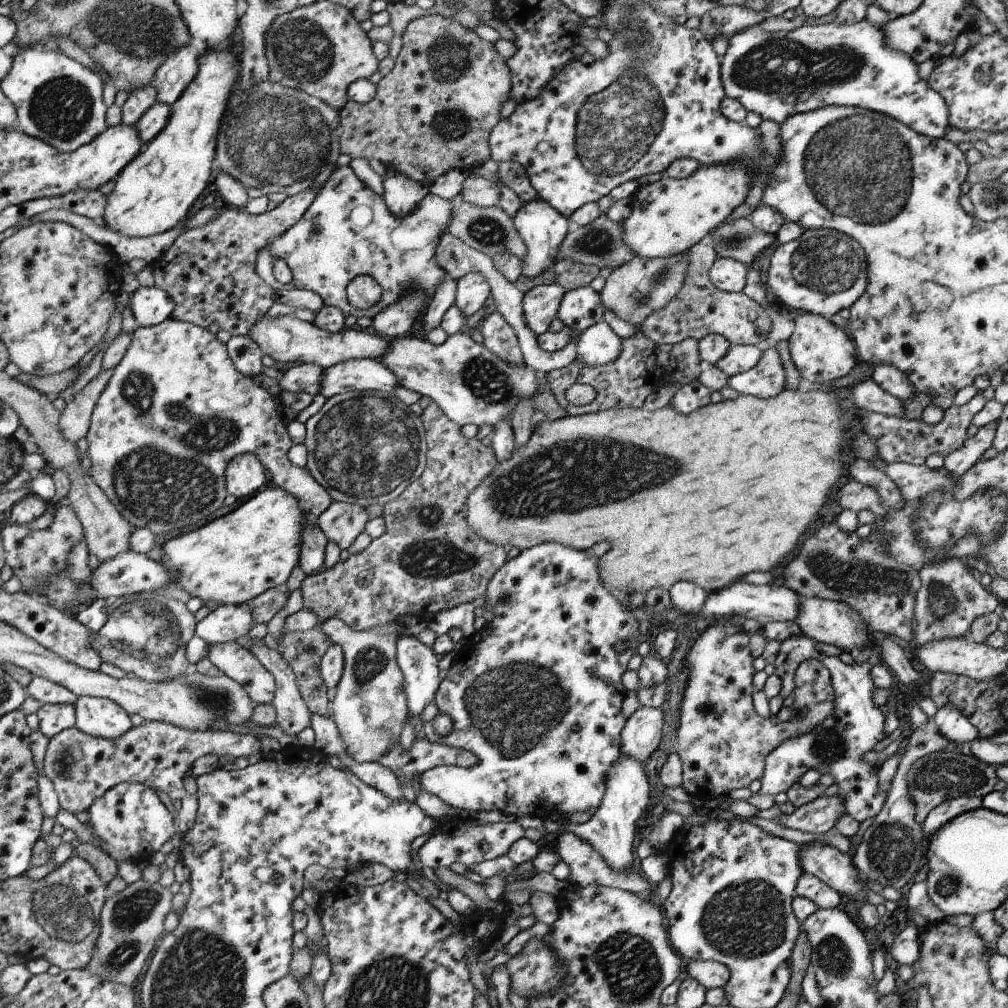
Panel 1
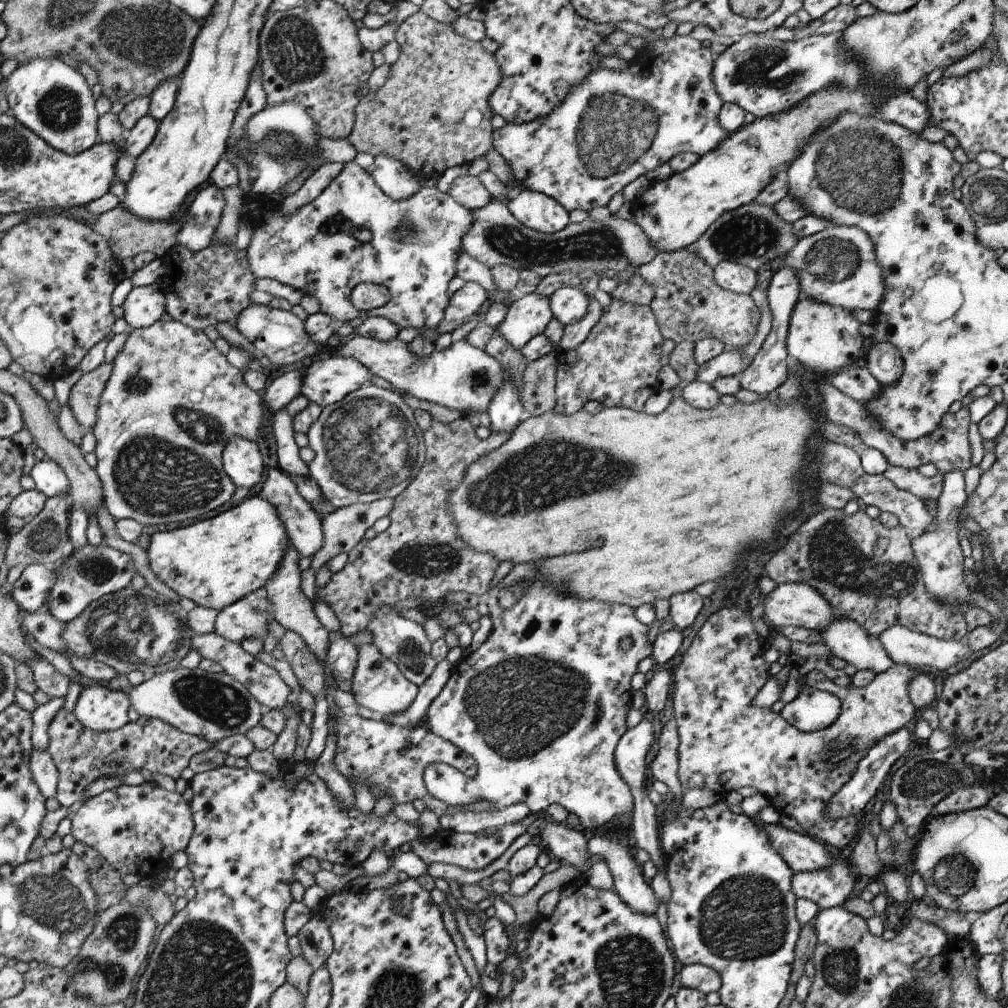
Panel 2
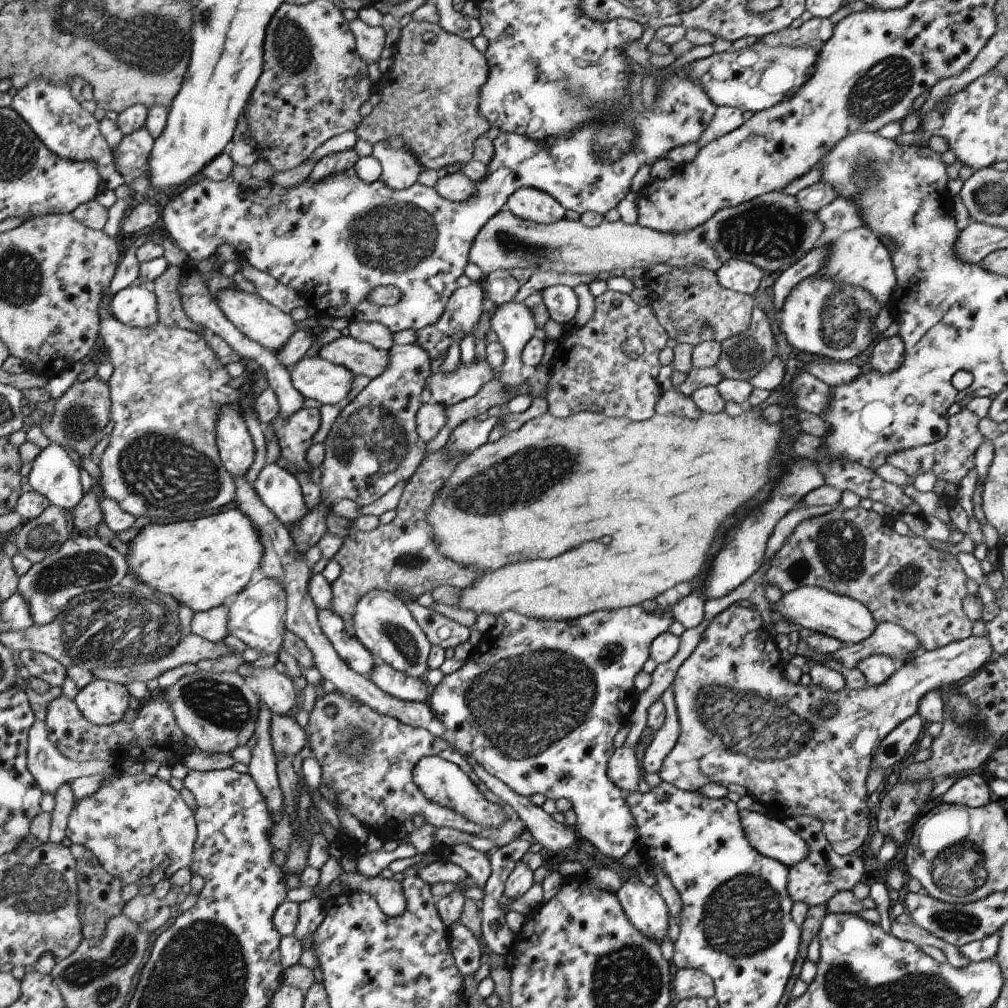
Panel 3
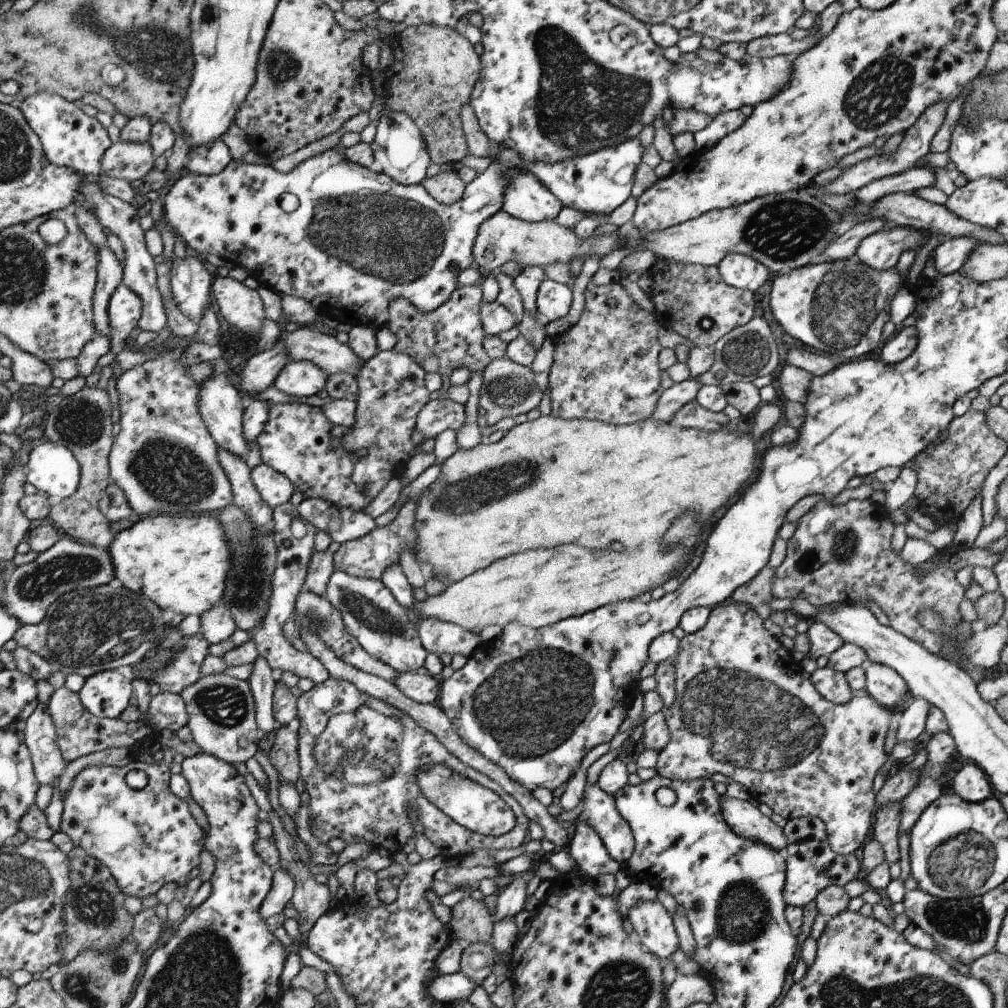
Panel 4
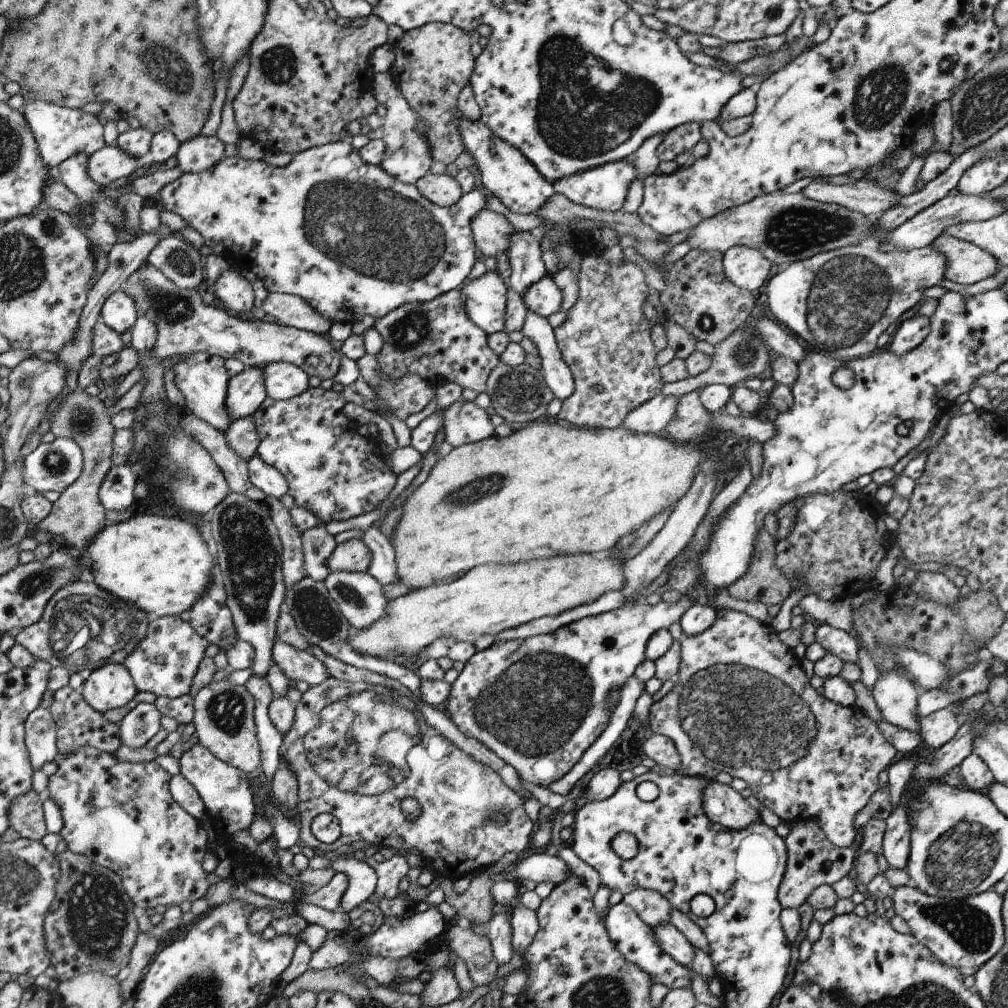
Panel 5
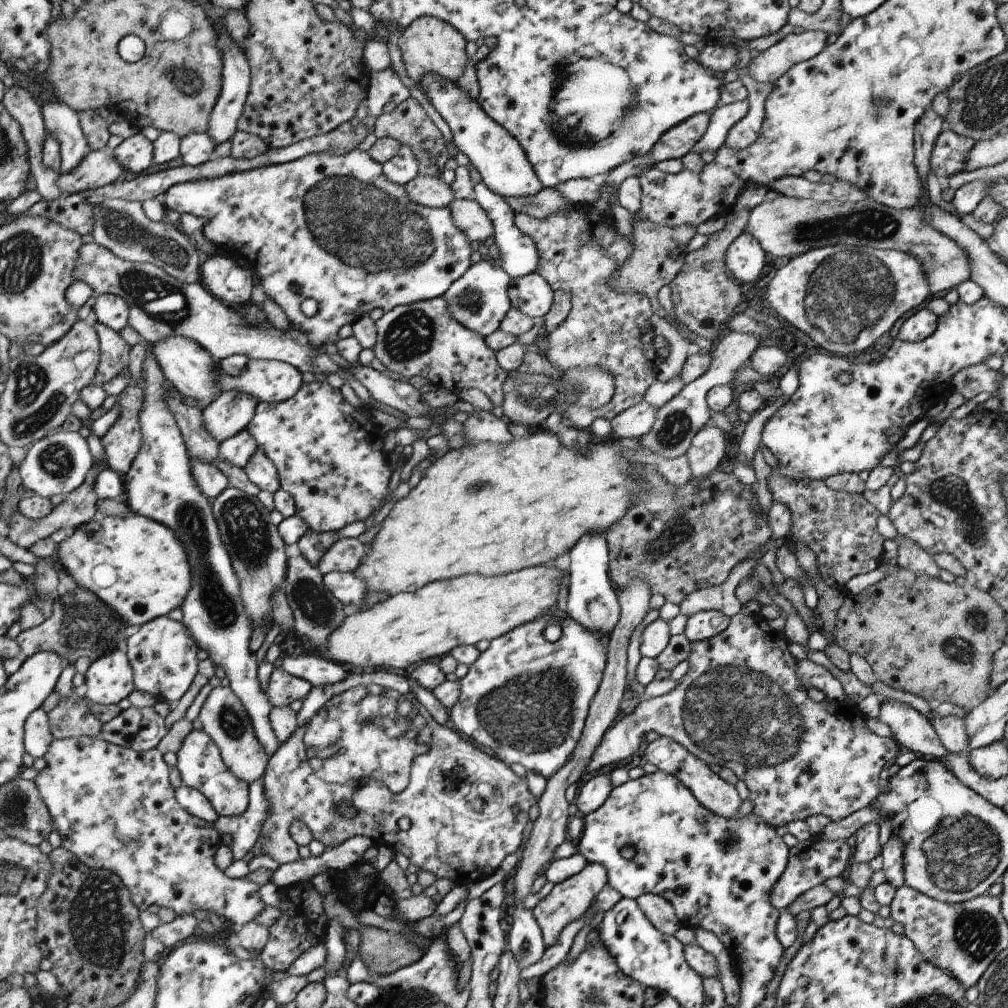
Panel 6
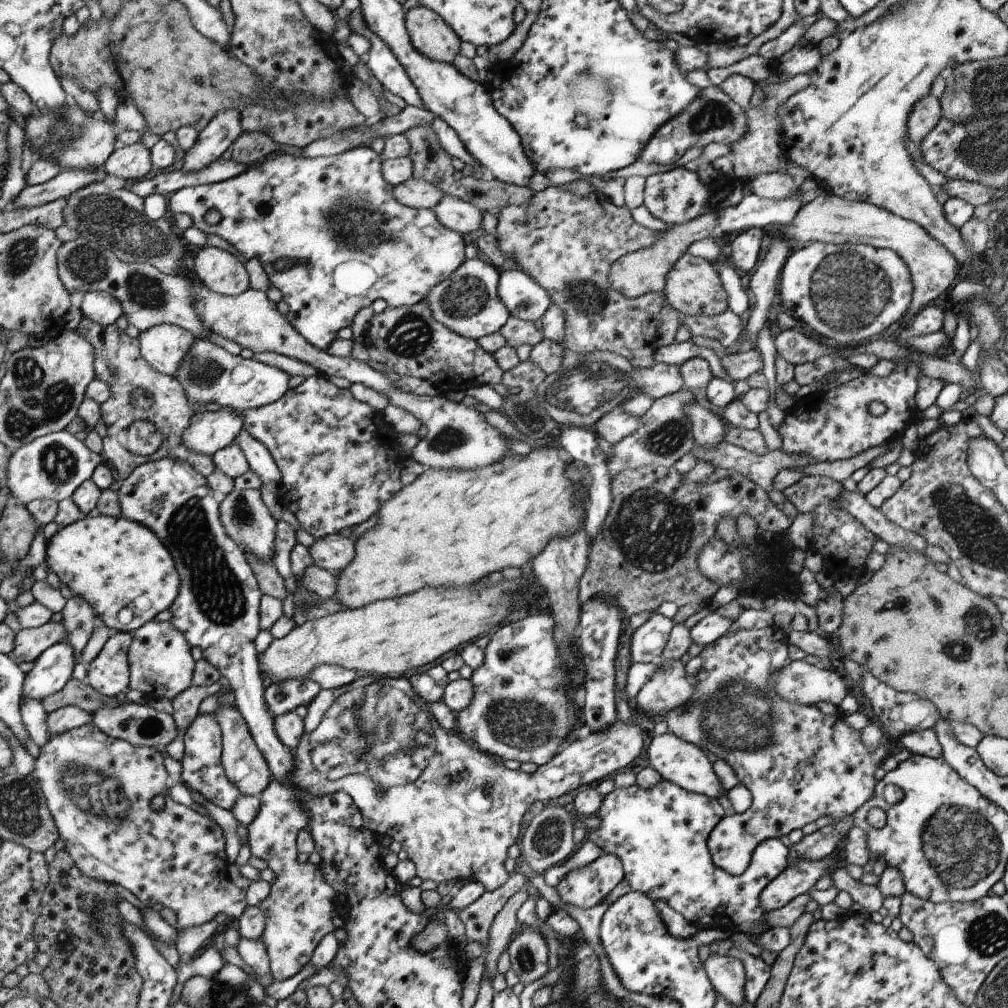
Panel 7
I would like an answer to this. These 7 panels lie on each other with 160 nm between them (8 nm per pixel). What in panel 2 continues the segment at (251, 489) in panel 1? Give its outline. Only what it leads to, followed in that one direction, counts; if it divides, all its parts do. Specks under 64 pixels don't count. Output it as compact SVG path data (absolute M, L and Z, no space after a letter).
M237 436L225 446L226 474L236 486L248 489L256 486L262 480L264 466L257 442Z

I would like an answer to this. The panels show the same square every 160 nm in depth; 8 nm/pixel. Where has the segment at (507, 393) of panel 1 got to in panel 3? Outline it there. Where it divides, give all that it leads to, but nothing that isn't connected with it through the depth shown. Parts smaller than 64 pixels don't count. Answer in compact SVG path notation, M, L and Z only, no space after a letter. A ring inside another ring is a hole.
M340 337L324 343L317 356L327 361L344 365L354 376L364 374L368 378L380 376L389 366L389 352L378 349L370 343L360 342L352 337ZM475 361L469 365L458 364L449 374L438 372L428 378L427 386L431 390L432 401L446 408L472 398L485 382L494 378L494 368L485 361Z

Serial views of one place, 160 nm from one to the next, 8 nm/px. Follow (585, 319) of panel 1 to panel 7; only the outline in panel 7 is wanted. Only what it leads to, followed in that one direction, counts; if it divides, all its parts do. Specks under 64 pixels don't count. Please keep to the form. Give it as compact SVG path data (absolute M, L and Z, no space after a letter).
M520 268L501 269L498 294L509 313L523 321L538 321L552 304L550 294Z

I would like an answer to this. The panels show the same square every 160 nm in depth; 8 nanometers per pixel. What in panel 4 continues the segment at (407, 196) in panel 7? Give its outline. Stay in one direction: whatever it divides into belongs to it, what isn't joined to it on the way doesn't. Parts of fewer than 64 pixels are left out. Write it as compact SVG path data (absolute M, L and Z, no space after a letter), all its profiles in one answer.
M440 171L433 177L425 178L422 182L425 189L442 204L451 205L462 198L465 182L460 180L457 172Z

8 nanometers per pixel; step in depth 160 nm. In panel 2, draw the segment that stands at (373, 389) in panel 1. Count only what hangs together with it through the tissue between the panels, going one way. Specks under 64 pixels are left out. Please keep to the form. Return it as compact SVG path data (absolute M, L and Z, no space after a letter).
M336 354L322 360L312 359L306 363L303 371L304 384L301 394L323 408L338 404L362 385L370 383L374 375L356 359Z

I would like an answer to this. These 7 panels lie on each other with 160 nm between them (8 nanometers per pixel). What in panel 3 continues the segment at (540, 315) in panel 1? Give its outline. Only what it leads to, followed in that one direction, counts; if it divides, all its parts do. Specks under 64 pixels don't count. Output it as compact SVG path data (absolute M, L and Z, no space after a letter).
M523 302L499 305L491 316L491 330L497 334L506 355L498 377L505 385L517 387L525 381L521 372L523 348L537 334L534 315Z

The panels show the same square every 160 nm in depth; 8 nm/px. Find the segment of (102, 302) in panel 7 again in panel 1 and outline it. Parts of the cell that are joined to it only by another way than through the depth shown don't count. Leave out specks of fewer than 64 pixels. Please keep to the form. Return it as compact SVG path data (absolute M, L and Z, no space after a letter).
M139 287L130 296L130 310L141 327L151 327L169 319L176 304L161 287Z

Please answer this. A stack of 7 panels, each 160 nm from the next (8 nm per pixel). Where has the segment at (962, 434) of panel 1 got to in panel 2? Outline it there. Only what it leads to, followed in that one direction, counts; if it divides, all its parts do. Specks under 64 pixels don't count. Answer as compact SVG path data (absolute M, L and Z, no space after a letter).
M821 382L817 391L820 396L823 396L820 406L823 407L827 420L858 432L858 436L863 440L863 447L880 450L890 465L905 469L917 469L926 463L932 463L943 477L952 471L964 473L967 468L971 468L970 441L968 441L968 425L971 422L971 414L968 406L961 407L955 413L946 413L932 434L915 441L905 441L884 430L881 423L865 409L864 404L856 402L847 394L840 392L832 383Z

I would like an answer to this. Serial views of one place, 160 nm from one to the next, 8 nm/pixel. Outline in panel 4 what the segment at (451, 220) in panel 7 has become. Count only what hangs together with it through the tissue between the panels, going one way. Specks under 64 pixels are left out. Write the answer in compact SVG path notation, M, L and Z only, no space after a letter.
M500 209L481 225L474 245L474 260L476 267L488 275L497 272L502 264L510 262L510 260L514 260L524 267L544 268L547 264L552 263L568 266L569 262L576 257L580 257L584 262L588 254L596 253L602 258L620 245L624 244L619 240L617 231L609 236L595 238L592 234L592 236L582 239L576 234L576 230L571 230L554 221L535 223L523 221Z

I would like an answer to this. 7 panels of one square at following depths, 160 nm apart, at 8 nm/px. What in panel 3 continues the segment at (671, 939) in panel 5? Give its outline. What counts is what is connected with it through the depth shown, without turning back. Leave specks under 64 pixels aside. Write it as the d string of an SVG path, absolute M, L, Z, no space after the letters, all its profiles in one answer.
M640 882L624 884L617 897L631 925L658 944L666 938L669 908L659 892Z

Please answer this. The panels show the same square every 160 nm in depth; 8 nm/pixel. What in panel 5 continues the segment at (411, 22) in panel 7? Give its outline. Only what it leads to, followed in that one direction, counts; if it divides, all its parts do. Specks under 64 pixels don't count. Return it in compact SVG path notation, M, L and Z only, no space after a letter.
M440 22L426 23L420 28L405 31L400 42L394 46L395 59L388 75L394 80L418 118L424 119L429 126L429 131L425 137L434 162L442 162L442 164L448 165L454 162L465 150L457 127L457 106L460 92L469 84L476 66L476 59L470 51L470 46L470 36L466 30L454 26L453 23Z

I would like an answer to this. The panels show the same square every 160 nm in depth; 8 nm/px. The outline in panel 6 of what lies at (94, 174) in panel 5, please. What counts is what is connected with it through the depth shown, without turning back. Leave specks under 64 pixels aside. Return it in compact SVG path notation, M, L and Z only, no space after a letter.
M99 149L88 153L72 170L59 173L56 184L64 196L73 195L110 184L124 171L112 154Z

